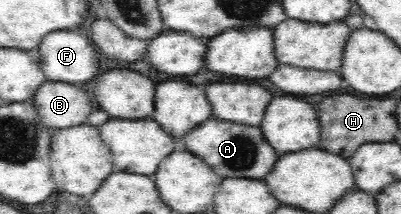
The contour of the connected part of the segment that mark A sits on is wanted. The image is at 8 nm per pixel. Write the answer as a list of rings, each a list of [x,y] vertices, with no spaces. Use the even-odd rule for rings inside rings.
[[[213,116],[194,125],[188,133],[184,133],[182,141],[186,151],[206,162],[221,180],[230,177],[263,180],[278,159],[274,148],[264,139],[260,126],[235,124]]]

